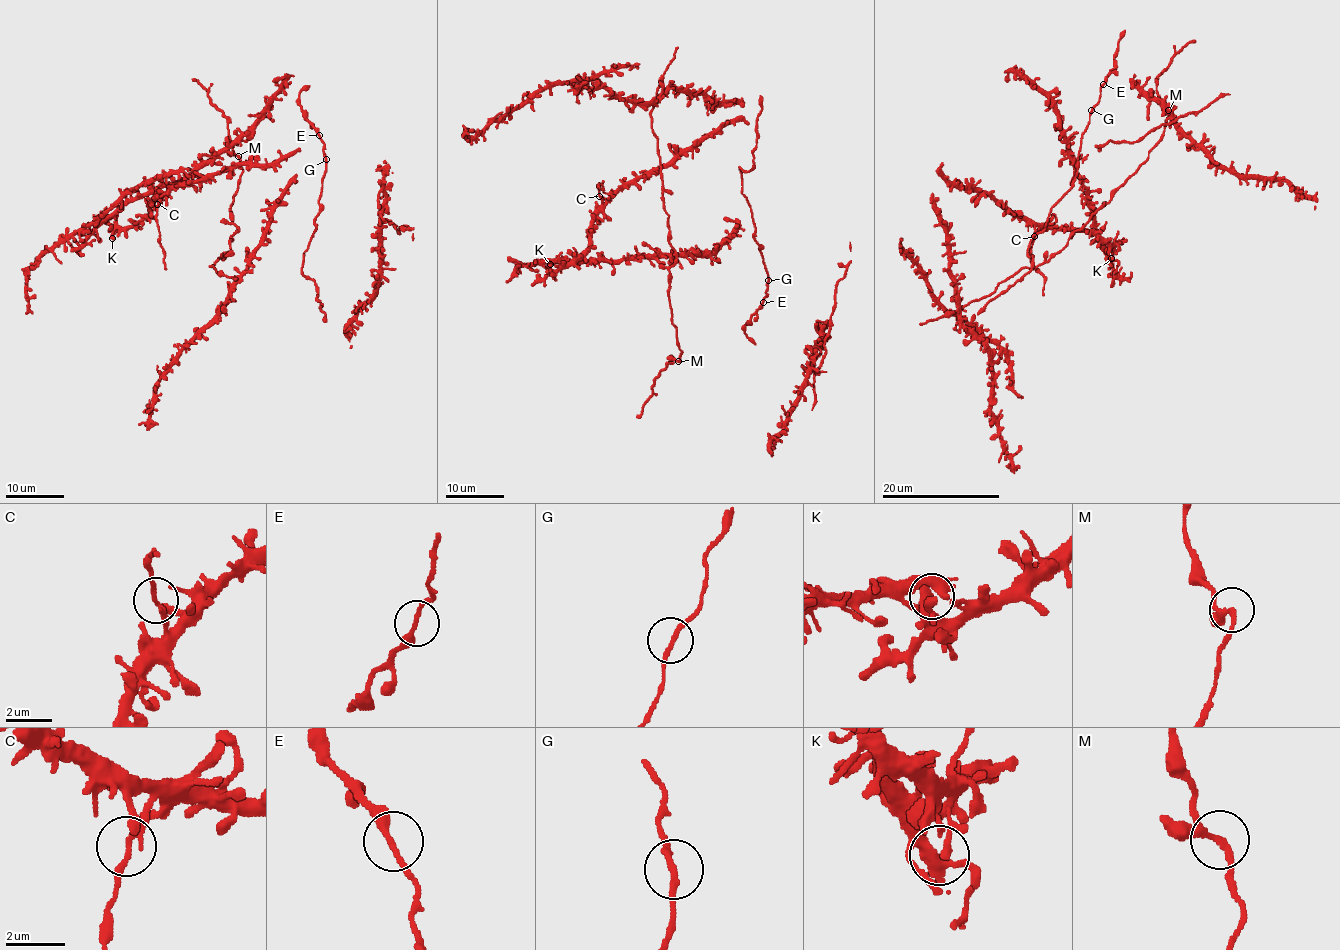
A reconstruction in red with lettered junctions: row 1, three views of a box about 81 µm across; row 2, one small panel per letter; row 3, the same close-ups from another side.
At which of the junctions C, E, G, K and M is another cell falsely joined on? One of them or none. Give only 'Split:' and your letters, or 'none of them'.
Split: C

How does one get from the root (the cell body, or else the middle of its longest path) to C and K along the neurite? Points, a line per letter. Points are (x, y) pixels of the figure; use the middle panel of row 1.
C: (634, 183), (626, 183), (603, 203), (600, 195)
K: (634, 183), (626, 183), (598, 212), (590, 246), (562, 269), (550, 268), (550, 264)

